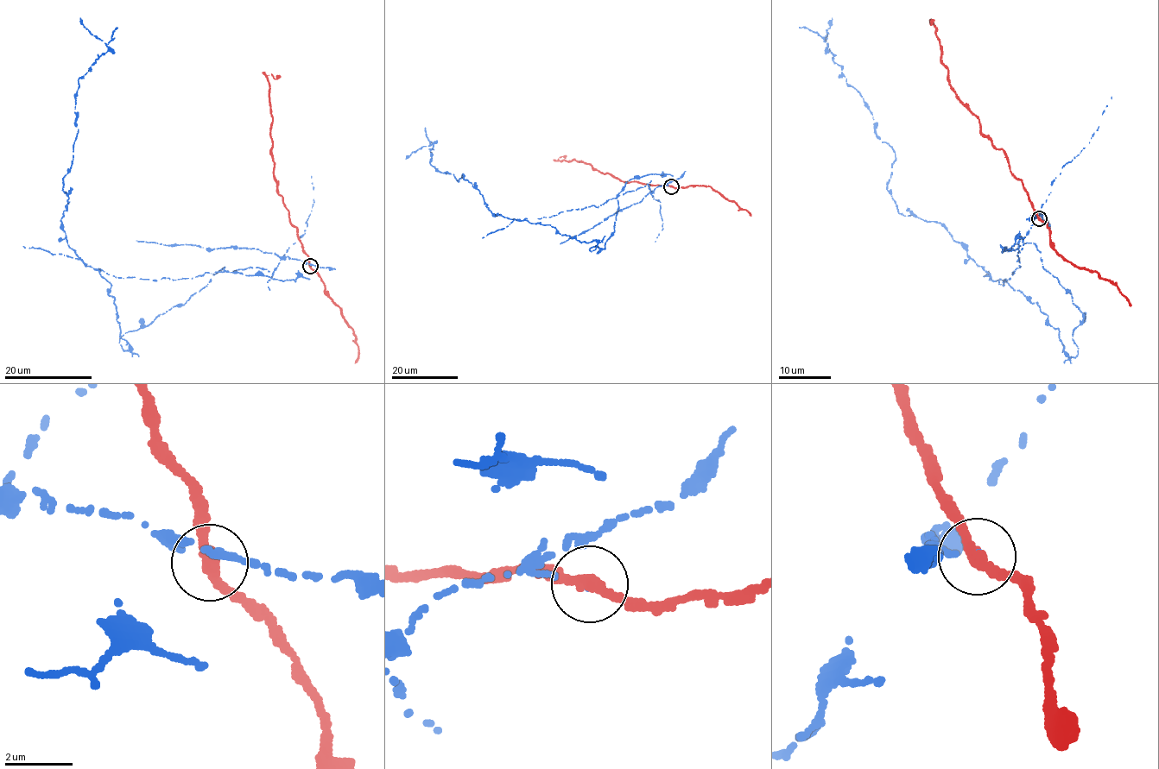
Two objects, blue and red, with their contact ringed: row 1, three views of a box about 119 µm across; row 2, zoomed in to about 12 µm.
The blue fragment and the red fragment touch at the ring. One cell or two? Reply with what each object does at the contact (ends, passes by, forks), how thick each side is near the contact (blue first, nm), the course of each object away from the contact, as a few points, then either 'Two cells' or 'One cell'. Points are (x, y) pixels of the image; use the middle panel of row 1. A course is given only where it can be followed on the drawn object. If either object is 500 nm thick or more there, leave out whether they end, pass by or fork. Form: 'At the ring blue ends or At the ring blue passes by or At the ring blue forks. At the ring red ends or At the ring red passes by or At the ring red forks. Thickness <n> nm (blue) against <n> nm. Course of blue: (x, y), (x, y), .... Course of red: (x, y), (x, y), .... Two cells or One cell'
At the ring blue ends. At the ring red passes by. Thickness 70 nm (blue) against 320 nm. Course of blue: (671, 186), (621, 191), (591, 251), (496, 215), (437, 171), (433, 145), (406, 159). Course of red: (671, 186), (636, 181), (623, 182), (582, 161), (558, 160), (565, 155). Two cells

